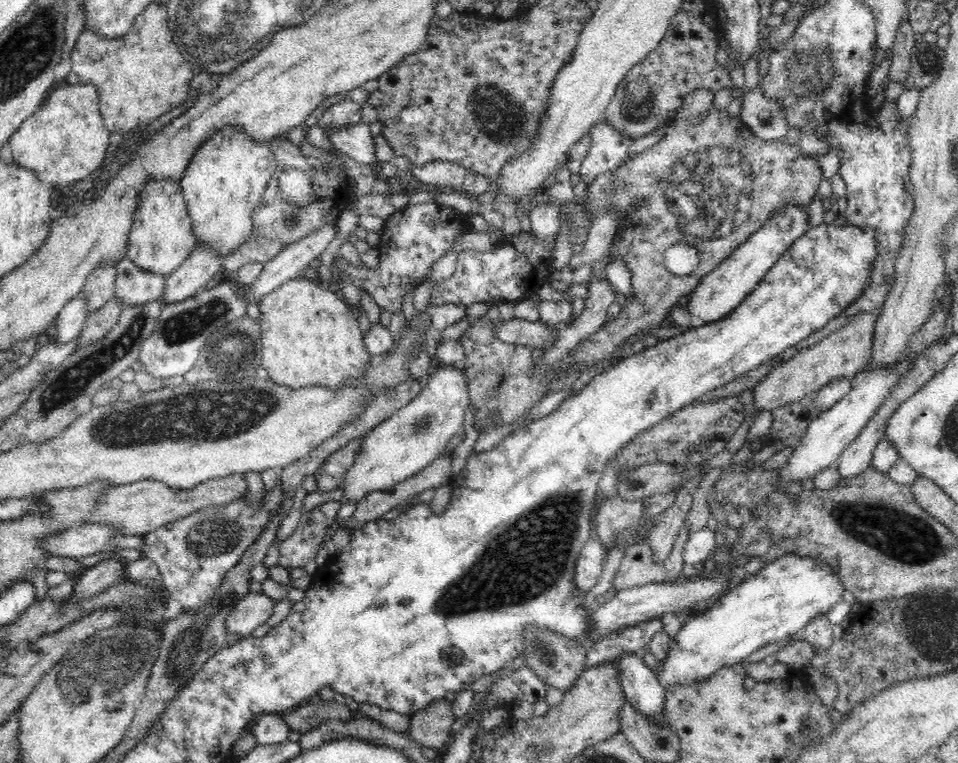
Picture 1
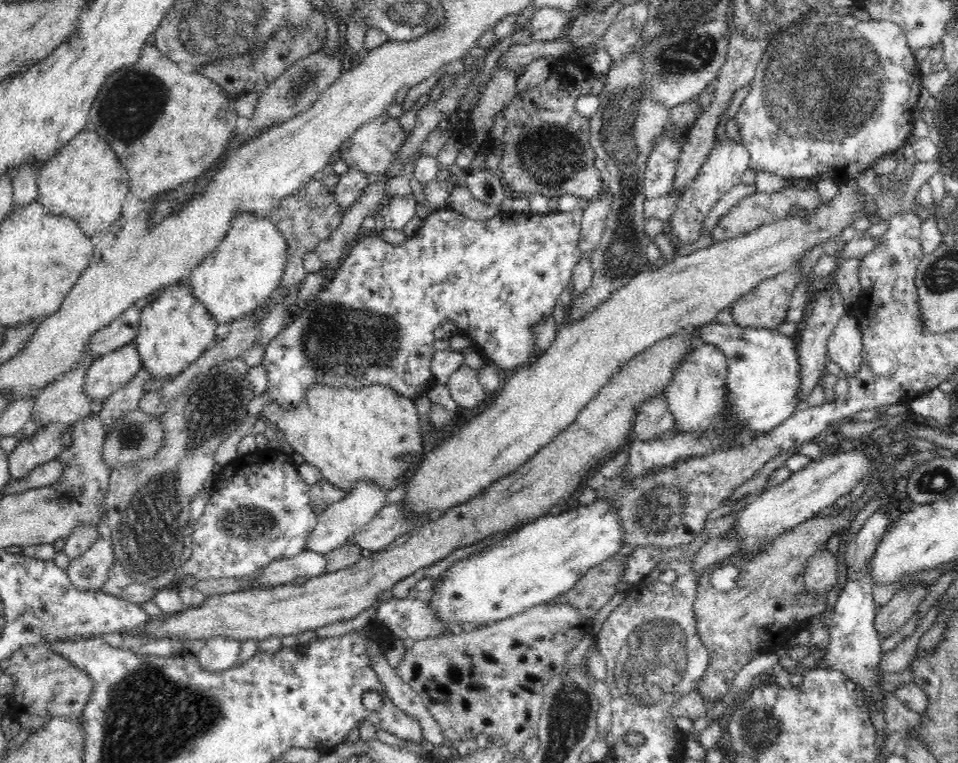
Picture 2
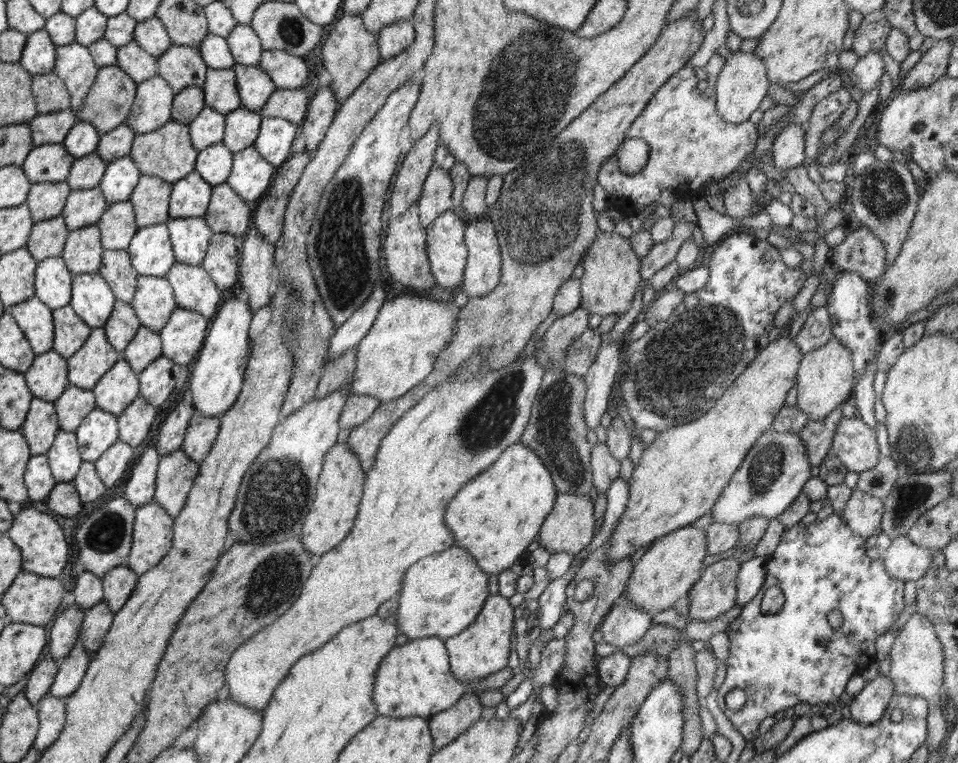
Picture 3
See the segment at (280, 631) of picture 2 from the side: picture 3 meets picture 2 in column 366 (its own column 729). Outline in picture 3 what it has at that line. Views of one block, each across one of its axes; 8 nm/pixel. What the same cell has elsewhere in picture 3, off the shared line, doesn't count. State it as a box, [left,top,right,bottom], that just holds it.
[687,556,740,621]

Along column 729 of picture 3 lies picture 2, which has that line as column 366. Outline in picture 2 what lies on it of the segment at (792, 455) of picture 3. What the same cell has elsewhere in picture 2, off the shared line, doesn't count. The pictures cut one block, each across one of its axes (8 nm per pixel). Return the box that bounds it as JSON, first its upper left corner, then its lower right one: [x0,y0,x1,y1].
[306,481,387,556]

